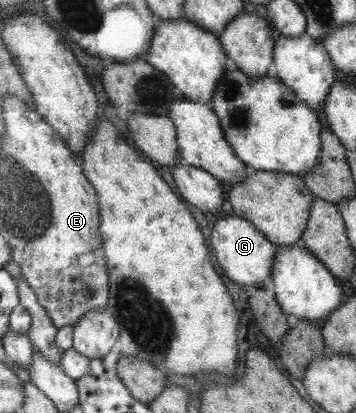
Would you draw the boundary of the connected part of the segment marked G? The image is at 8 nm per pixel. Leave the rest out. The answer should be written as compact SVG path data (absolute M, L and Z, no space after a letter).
M224 215L211 220L208 245L212 249L212 255L215 255L217 265L232 285L242 285L248 289L269 287L268 279L279 249L248 220L236 215Z

